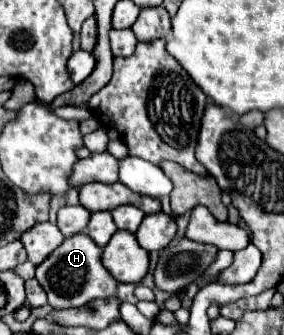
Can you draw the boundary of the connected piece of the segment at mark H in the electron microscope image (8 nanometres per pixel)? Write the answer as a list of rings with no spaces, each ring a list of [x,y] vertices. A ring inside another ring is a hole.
[[[75,234],[65,238],[45,262],[37,266],[35,278],[47,292],[49,304],[57,310],[63,308],[79,308],[95,298],[113,298],[117,292],[117,280],[103,268],[101,264],[101,248],[87,236]]]

